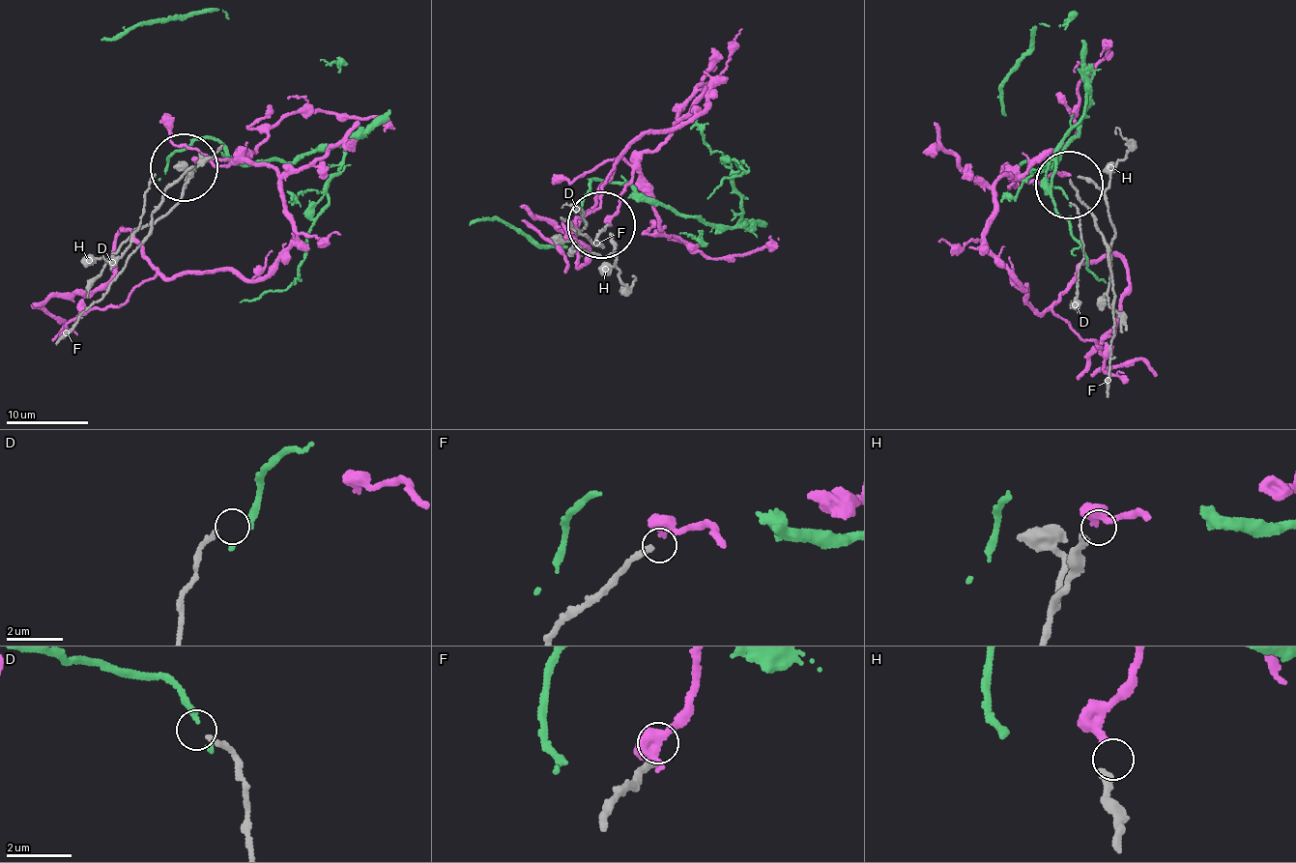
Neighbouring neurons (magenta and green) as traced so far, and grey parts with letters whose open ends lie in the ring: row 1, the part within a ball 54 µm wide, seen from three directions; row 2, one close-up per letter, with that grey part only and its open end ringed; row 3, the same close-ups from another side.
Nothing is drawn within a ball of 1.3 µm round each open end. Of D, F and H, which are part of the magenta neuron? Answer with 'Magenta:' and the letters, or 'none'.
Magenta: H

